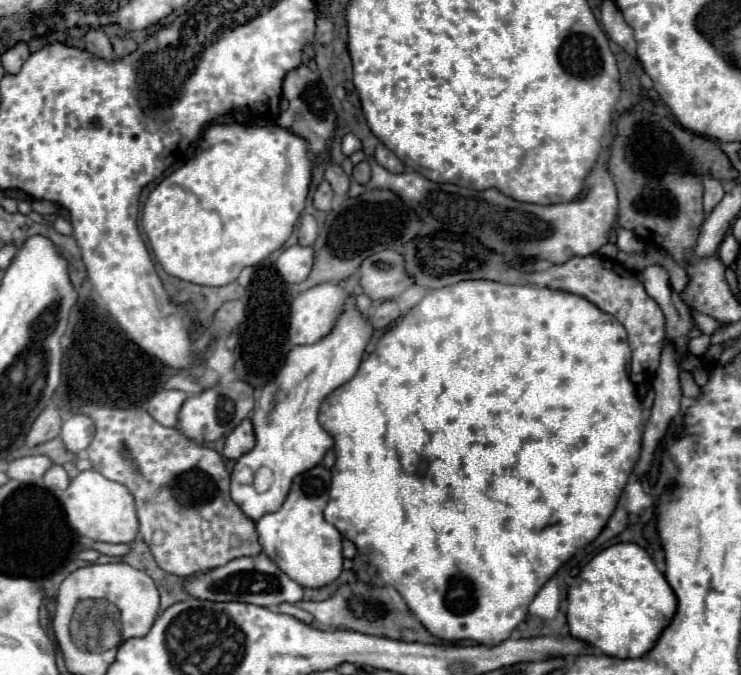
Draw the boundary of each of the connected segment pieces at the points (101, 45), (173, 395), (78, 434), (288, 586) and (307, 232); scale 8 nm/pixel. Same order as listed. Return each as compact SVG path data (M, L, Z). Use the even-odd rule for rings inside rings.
M88 27L86 29L86 51L96 55L96 57L102 57L102 59L114 59L114 51L112 51L112 45L110 45L110 39L108 35L100 29L100 27Z
M160 391L148 401L148 413L164 427L176 425L178 409L182 407L186 393L182 391Z
M72 415L70 419L66 419L60 431L60 439L66 451L74 455L82 455L88 449L90 437L94 437L94 423L82 415Z
M260 553L258 557L240 557L240 559L226 563L224 567L198 575L196 579L186 583L186 591L198 599L242 601L242 603L262 605L262 607L276 607L284 601L298 603L302 599L302 587L296 581L292 581L290 577L286 577L286 573L282 573L278 569L278 565L274 565L274 561L270 557L266 557L266 553Z
M304 213L300 217L300 225L298 225L298 241L300 245L312 245L318 237L318 223L312 215Z

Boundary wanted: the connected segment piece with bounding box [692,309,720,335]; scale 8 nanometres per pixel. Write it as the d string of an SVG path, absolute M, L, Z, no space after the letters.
M692 309L692 317L694 317L694 321L696 321L698 329L700 329L702 333L706 333L706 335L712 335L712 333L720 327L720 325L718 325L718 321L714 321L712 317L708 317L708 315L704 315L704 313L696 311L696 309Z

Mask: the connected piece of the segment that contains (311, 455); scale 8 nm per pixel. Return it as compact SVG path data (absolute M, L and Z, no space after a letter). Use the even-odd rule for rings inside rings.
M350 299L332 333L314 345L294 347L274 381L260 389L258 409L252 413L256 447L238 459L230 475L230 497L252 521L280 509L290 491L292 479L318 465L324 453L334 445L334 437L318 421L318 411L336 387L354 377L370 337L370 323L362 319ZM254 477L257 488L250 485Z

